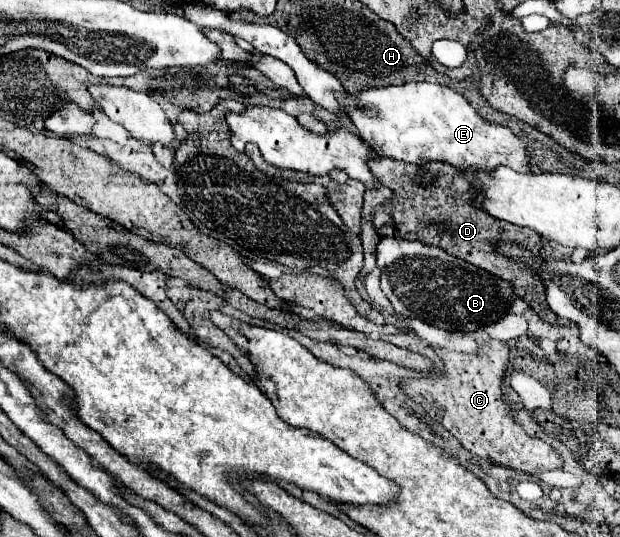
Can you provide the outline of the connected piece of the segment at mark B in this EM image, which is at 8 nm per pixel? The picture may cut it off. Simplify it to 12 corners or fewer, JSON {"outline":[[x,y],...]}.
{"outline":[[383,238],[395,314],[475,332],[515,290],[437,246]]}

